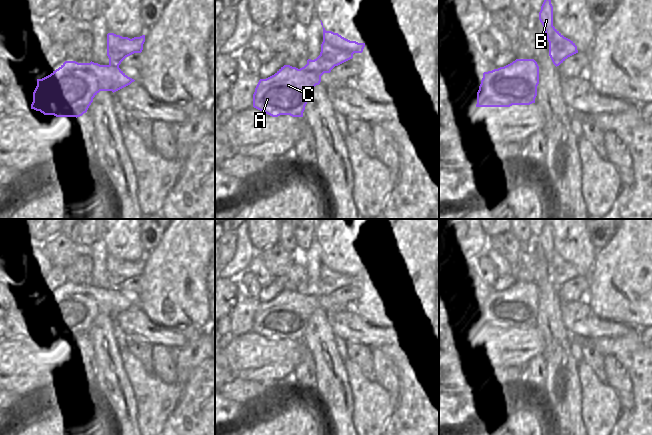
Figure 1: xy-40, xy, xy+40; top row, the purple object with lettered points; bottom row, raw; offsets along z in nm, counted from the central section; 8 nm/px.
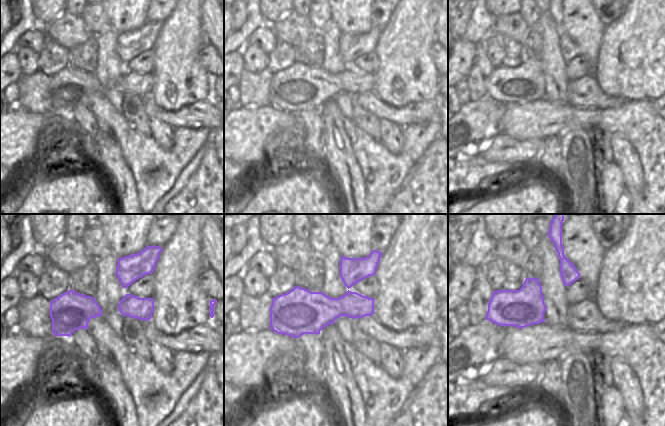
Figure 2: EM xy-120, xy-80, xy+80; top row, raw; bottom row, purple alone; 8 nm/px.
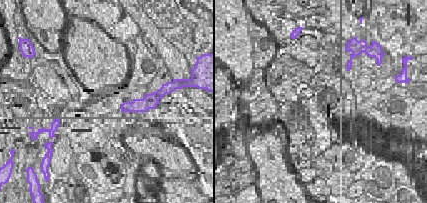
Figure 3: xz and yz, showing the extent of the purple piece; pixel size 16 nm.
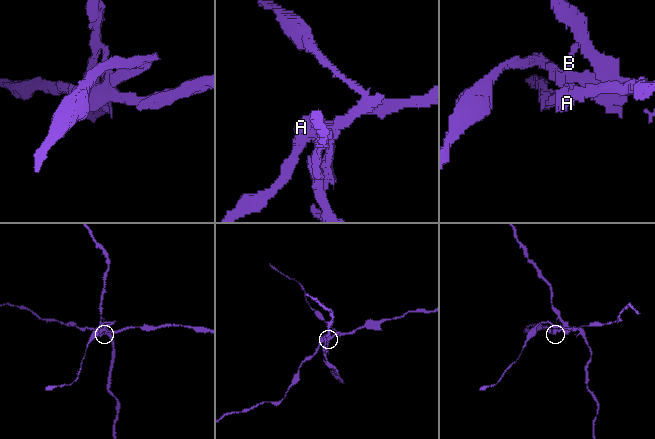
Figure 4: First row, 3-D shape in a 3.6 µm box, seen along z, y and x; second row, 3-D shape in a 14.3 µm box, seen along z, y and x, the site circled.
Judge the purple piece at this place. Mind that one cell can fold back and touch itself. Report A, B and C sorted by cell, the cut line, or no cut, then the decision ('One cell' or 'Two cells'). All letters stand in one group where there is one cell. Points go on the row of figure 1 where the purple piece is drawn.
Groups: A C / B. Split along xy (320, 54), (334, 66). Two cells.

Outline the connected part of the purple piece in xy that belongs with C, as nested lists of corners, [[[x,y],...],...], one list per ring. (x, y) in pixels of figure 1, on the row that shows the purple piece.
[[[319,55],[314,60],[308,59],[307,64],[300,69],[284,65],[274,75],[259,80],[253,94],[253,107],[272,117],[280,115],[303,117],[311,90],[320,84],[321,76],[324,73],[330,73],[334,67],[322,55]]]

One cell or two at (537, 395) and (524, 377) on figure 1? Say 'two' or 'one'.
one

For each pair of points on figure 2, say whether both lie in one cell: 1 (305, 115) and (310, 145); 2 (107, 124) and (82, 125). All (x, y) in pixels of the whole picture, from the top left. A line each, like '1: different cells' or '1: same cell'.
1: same cell
2: different cells

